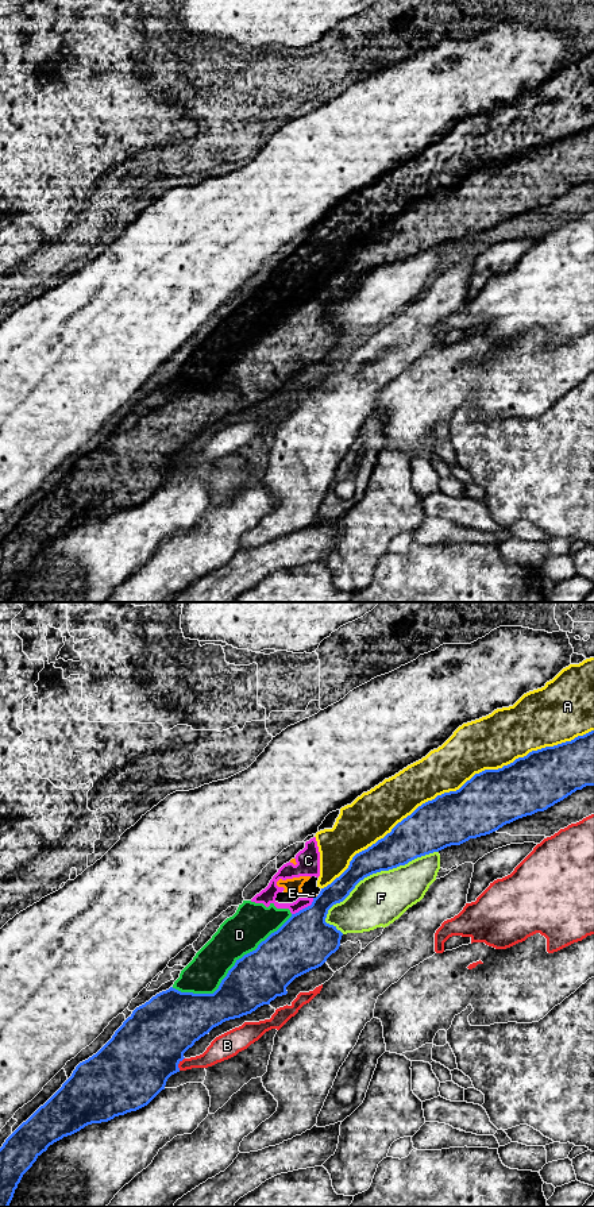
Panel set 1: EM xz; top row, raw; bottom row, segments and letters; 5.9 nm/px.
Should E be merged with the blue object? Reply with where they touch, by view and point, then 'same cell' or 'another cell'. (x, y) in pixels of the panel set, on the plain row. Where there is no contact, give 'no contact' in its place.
xz (316, 292) | another cell

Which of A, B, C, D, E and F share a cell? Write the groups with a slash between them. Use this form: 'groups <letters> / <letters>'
groups A C D E / B / F

